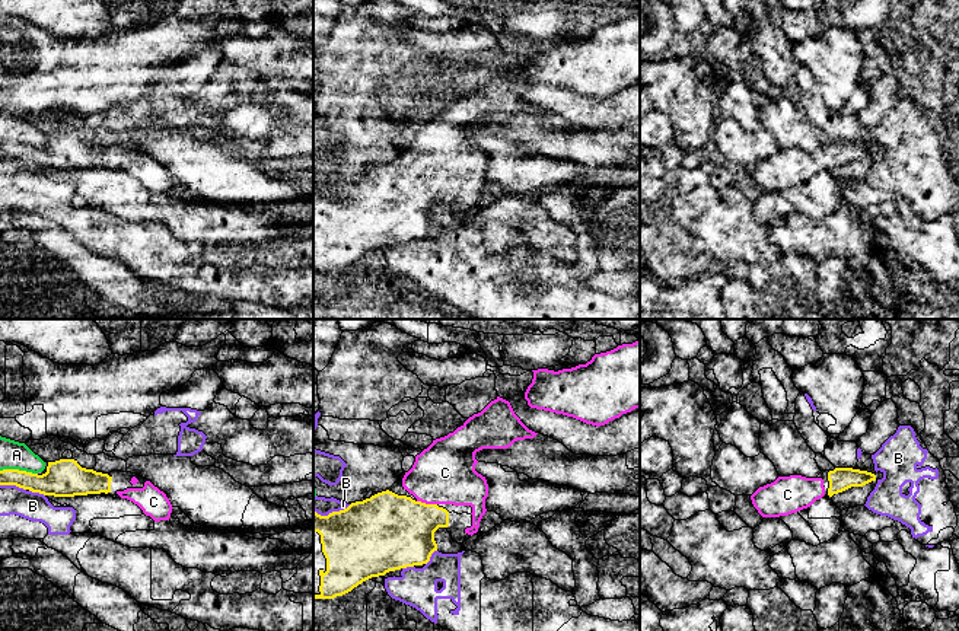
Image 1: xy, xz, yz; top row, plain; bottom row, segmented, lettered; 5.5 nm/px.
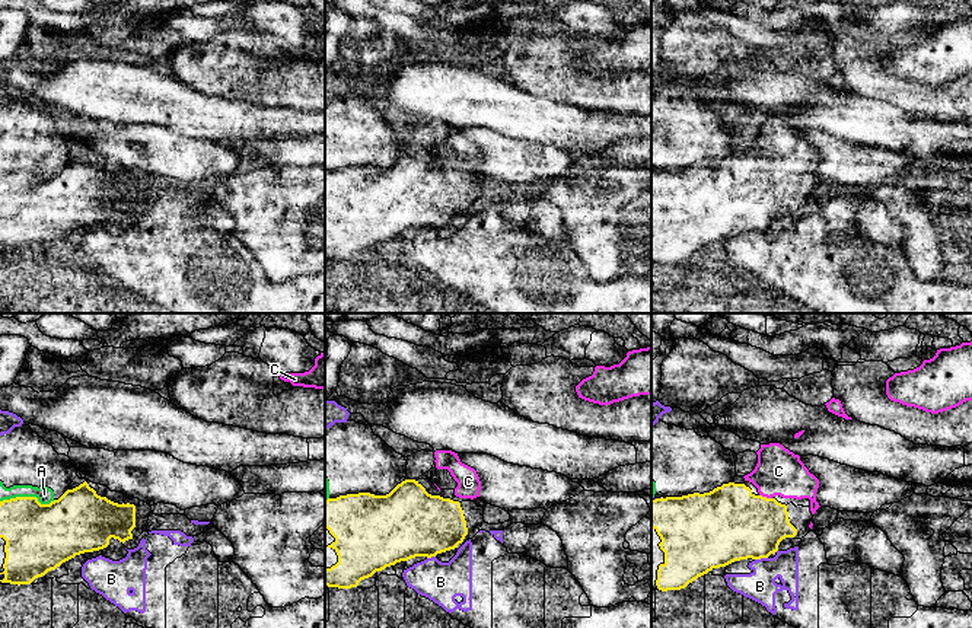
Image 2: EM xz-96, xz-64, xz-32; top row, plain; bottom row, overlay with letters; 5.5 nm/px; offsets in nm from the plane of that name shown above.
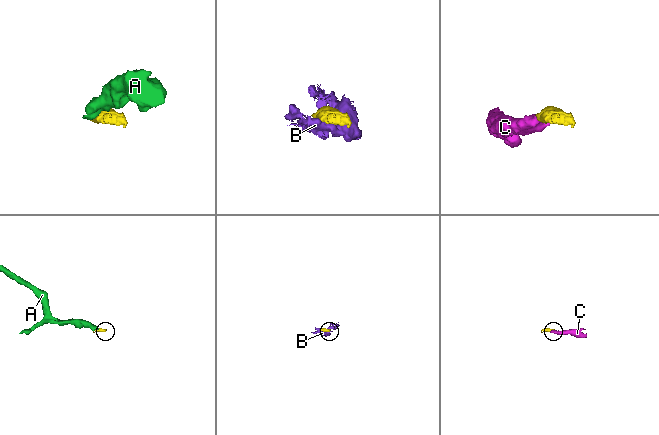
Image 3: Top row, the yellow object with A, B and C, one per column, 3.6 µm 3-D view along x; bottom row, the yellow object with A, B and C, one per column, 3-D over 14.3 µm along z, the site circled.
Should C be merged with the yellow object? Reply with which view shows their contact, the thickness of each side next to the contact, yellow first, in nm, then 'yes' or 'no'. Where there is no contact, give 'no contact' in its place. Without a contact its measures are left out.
xz | 420/340 nm | yes

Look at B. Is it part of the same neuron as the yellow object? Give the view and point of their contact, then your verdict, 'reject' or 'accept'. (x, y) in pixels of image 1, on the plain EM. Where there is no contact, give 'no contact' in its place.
xy (13, 158) | reject

